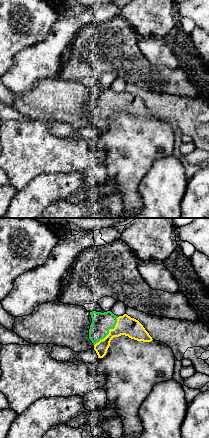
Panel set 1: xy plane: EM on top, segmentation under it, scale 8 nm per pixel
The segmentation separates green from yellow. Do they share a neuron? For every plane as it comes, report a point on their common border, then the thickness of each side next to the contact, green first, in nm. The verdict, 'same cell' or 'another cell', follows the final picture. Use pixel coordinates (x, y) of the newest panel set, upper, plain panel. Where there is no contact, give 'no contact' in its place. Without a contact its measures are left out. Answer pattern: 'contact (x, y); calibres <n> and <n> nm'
contact (108, 107); calibres 160 and 150 nm

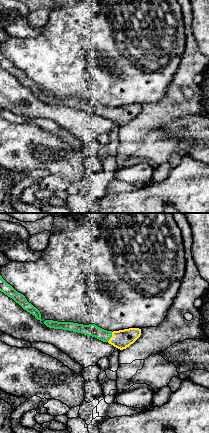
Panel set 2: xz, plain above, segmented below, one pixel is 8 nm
contact (110, 113); calibres 100 and 150 nm

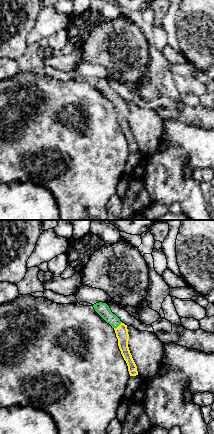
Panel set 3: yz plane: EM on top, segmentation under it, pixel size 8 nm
contact (117, 102); calibres 100 and 100 nm

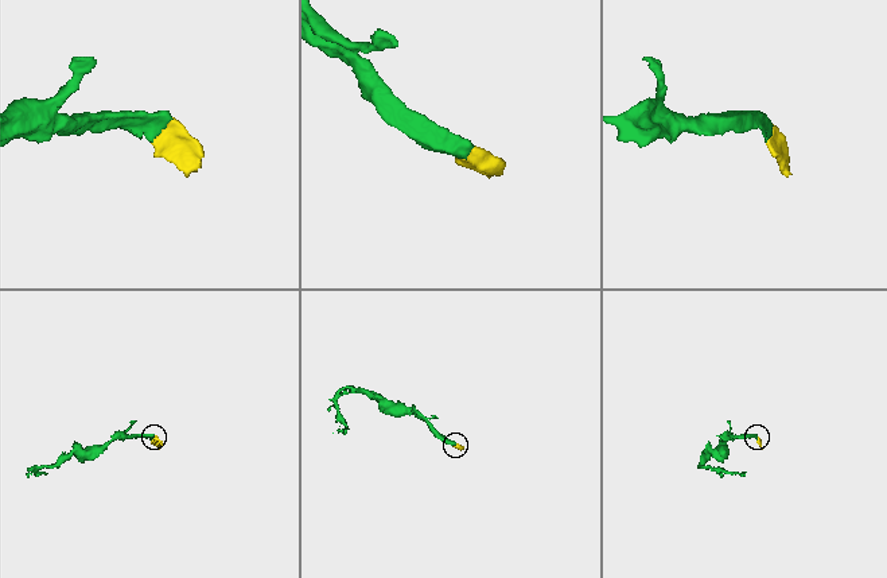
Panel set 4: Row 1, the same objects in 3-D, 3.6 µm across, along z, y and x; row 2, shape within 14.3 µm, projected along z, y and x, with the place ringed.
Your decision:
same cell

